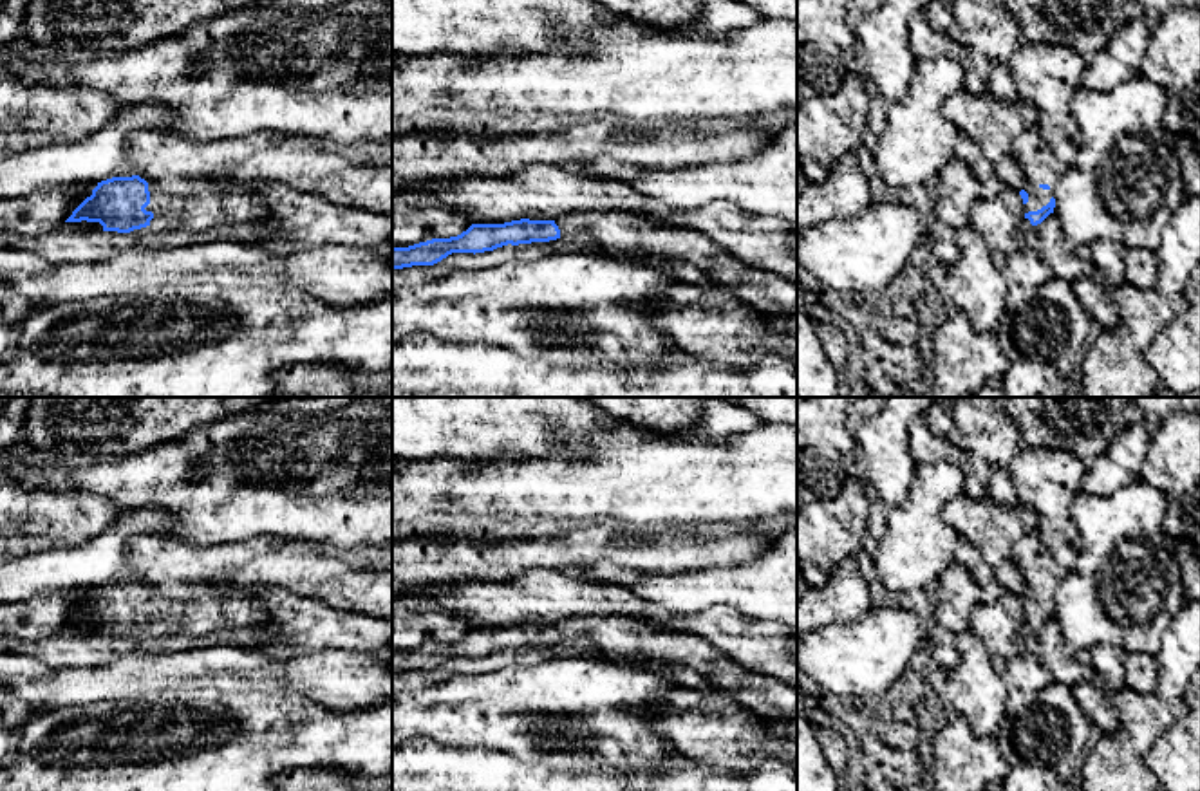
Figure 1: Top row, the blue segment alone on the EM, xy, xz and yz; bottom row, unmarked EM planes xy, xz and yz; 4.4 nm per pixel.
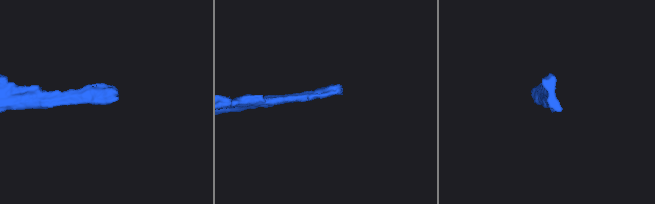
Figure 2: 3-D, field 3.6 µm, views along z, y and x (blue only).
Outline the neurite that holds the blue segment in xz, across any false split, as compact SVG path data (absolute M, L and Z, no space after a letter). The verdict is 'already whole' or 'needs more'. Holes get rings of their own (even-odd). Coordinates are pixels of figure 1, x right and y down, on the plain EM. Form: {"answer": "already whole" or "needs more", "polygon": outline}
{"answer": "needs more", "polygon": "M623 616L569 618L557 625L472 628L457 641L392 652L392 674L434 670L452 657L475 659L508 648L549 647L560 641L593 641L613 659L685 666L701 674L712 688L736 695L745 708L763 719L797 719L795 686L741 666L699 636Z"}

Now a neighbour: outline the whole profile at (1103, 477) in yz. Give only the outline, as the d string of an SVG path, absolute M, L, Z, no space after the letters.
M1144 423L1131 424L1115 435L1106 451L1088 468L1083 491L1111 495L1113 491L1140 480L1140 468L1151 439L1151 428Z

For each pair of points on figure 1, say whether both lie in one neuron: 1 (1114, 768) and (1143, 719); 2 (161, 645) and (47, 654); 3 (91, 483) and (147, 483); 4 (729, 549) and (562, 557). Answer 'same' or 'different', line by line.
1: same
2: same
3: same
4: same

